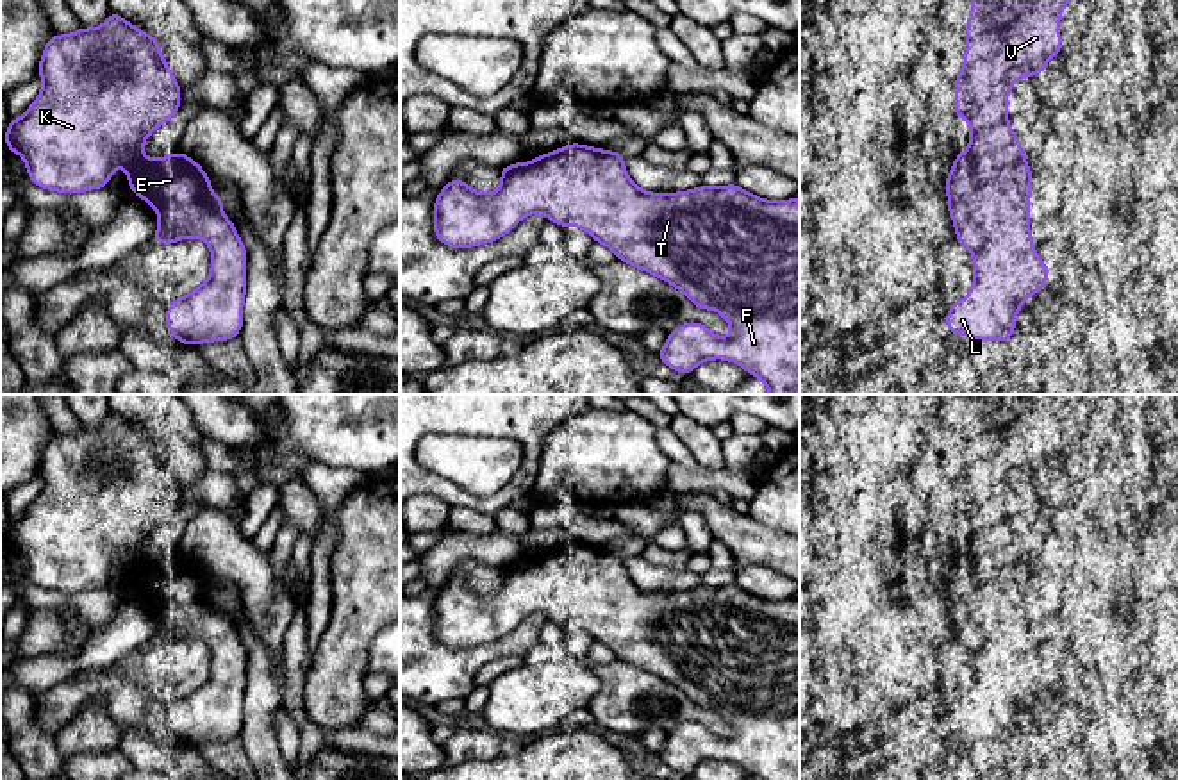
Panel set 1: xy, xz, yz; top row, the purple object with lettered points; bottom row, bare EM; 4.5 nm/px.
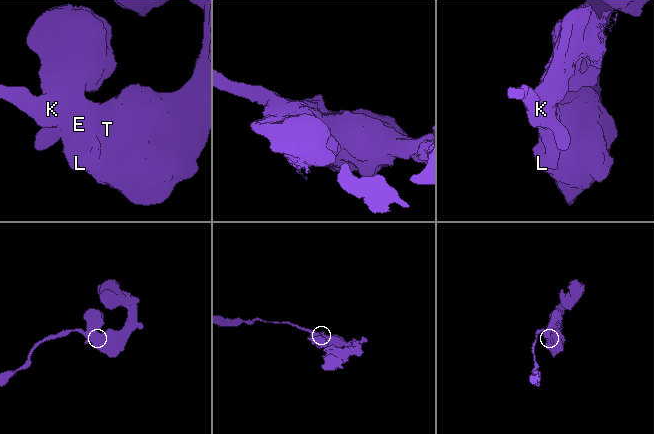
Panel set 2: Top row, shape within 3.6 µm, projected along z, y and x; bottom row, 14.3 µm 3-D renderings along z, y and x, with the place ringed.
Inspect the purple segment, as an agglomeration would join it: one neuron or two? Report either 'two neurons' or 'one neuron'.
one neuron

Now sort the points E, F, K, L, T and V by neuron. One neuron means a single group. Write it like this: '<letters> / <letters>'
E F K L T V

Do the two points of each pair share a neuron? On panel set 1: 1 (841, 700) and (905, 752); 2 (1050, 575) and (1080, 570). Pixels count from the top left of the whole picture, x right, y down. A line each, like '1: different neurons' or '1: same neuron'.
1: different neurons
2: different neurons

